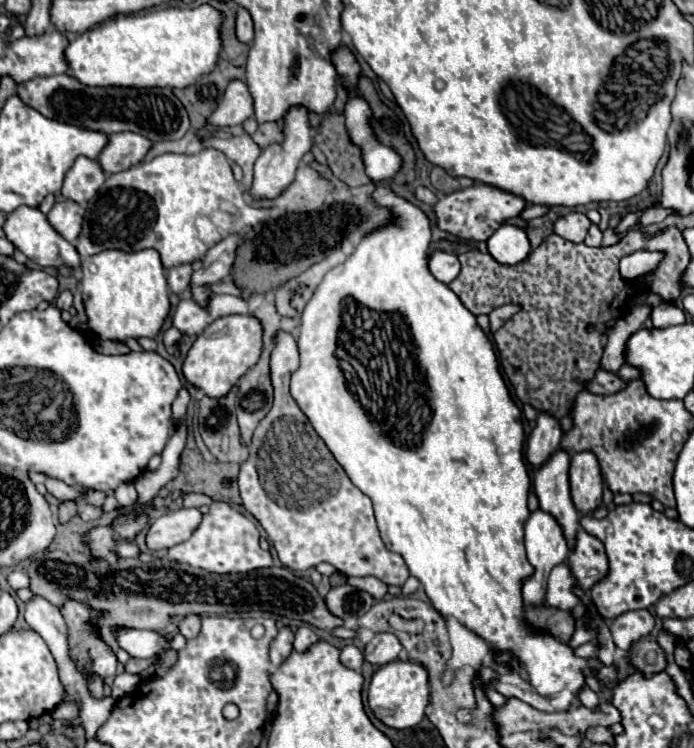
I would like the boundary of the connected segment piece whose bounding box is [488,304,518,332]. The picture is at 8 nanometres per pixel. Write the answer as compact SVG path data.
M506 304L506 306L500 306L500 308L494 308L490 314L488 314L488 318L490 318L490 332L496 332L510 316L514 316L516 314L516 306L512 306L512 304Z

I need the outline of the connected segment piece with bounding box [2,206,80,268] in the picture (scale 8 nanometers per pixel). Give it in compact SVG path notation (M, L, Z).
M20 206L14 212L10 212L4 220L4 234L6 238L14 244L14 248L18 248L22 254L28 256L28 260L32 260L38 266L50 266L56 268L60 264L68 264L72 268L80 266L80 256L76 252L76 248L66 242L46 220L46 216L38 210L38 208L30 208L30 206Z

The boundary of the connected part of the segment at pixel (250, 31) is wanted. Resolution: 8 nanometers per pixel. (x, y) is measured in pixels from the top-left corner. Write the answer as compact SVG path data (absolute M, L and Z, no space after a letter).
M238 8L238 14L236 14L236 36L240 42L252 42L254 38L254 26L252 26L252 18L248 14L248 10L244 8Z

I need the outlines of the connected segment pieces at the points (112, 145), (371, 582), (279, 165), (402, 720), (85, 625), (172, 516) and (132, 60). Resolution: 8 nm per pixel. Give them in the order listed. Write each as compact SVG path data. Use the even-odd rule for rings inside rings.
M136 132L112 134L106 148L98 156L98 164L106 174L116 174L142 162L152 146L152 140Z
M350 576L348 584L372 594L376 600L382 600L386 596L386 592L388 592L386 584L382 580L378 580L378 578L374 578L374 576Z
M290 106L284 118L278 122L280 130L284 132L284 142L270 144L264 148L262 156L254 164L254 184L252 184L252 196L254 198L276 198L292 180L296 174L296 168L300 166L304 154L312 148L312 124L310 124L310 112L306 106Z
M390 662L372 676L370 688L368 688L368 706L374 712L374 716L384 722L390 728L404 730L416 726L424 718L424 708L428 702L430 690L428 690L428 672L424 666L416 662Z
M68 600L62 608L62 614L68 624L68 640L72 644L72 658L76 660L80 672L86 676L100 674L102 678L116 674L116 656L110 652L108 646L100 640L98 634L92 634L92 622L98 612L90 610L88 606Z
M180 508L166 512L154 520L146 532L146 546L152 552L168 550L174 544L188 540L188 536L198 528L202 512L198 508Z
M204 4L198 8L170 8L154 10L148 14L116 16L104 24L98 24L78 38L74 38L64 56L68 62L68 74L84 86L122 86L122 88L186 88L200 80L202 74L214 70L220 52L220 22L222 16L212 6Z

